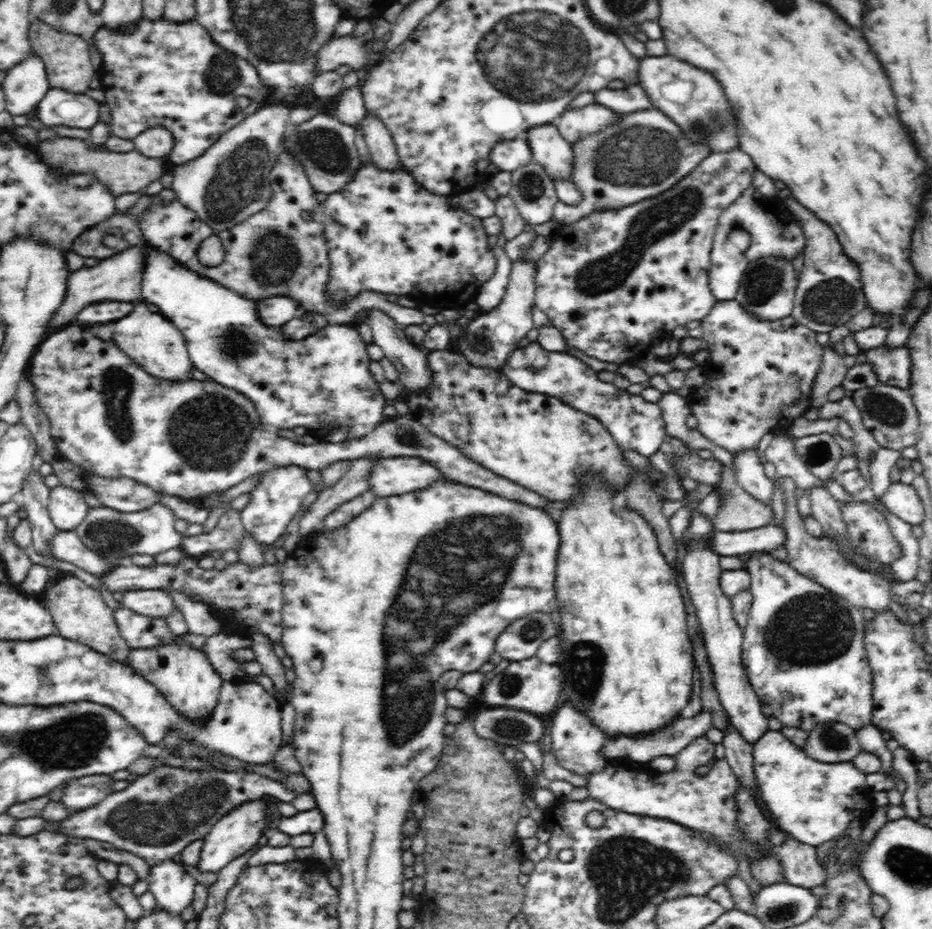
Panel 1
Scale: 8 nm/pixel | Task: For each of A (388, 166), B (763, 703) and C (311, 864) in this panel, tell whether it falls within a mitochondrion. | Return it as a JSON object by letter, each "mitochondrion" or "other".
{"A":"other","B":"other","C":"other"}

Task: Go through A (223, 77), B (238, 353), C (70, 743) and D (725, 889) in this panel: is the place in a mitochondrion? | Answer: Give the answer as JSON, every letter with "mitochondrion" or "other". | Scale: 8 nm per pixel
{"A":"mitochondrion","B":"mitochondrion","C":"mitochondrion","D":"other"}

